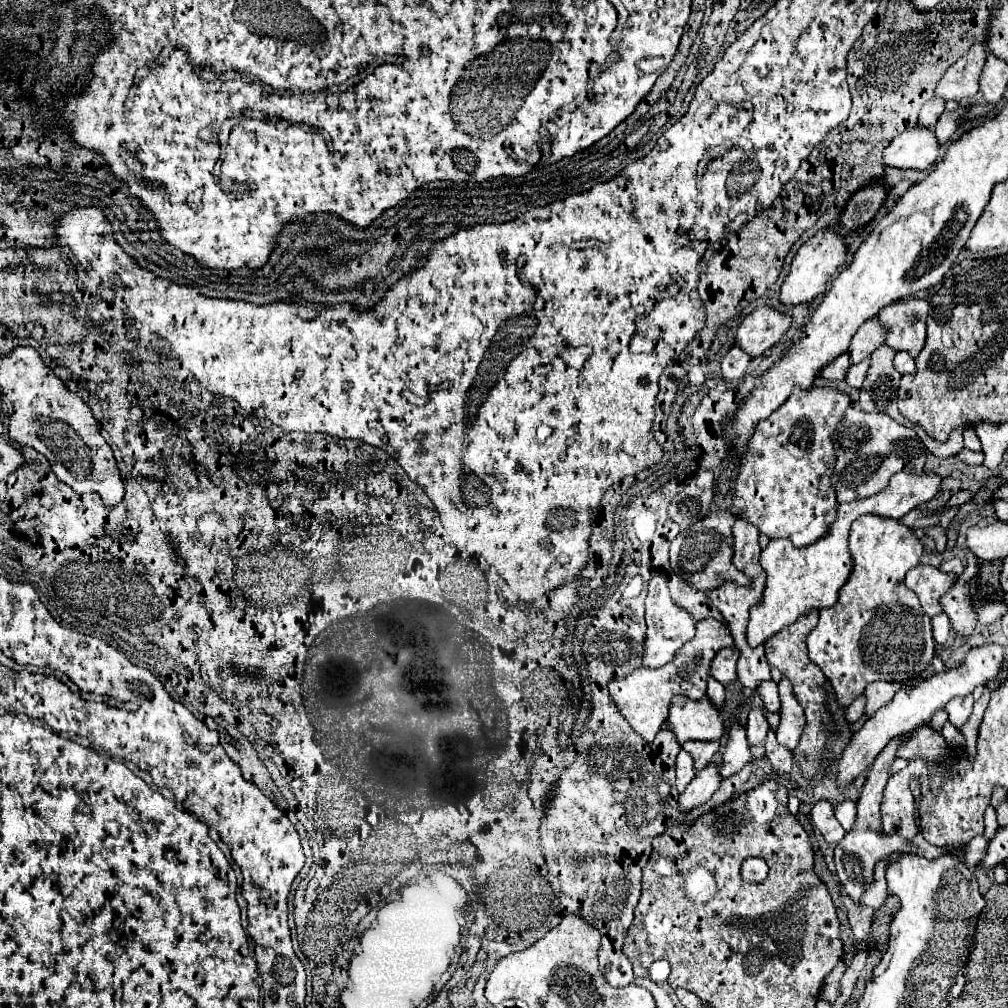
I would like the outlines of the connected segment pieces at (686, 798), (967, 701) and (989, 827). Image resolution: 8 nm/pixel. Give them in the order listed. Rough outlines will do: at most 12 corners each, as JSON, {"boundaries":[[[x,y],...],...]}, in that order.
{"boundaries":[[[719,764],[699,770],[679,798],[681,808],[707,802],[721,786]],[[973,696],[955,698],[945,712],[957,730],[969,720]],[[995,808],[985,810],[985,832],[991,838],[999,824]]]}

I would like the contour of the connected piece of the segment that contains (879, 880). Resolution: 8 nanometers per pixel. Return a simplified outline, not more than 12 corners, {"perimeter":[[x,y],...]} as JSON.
{"perimeter":[[889,858],[879,862],[875,872],[875,884],[867,888],[863,904],[881,908],[889,890],[885,870]]}

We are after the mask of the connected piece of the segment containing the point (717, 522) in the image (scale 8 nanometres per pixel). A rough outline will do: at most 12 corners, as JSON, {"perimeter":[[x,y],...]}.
{"perimeter":[[731,510],[671,544],[671,568],[699,590],[749,578],[733,566]]}

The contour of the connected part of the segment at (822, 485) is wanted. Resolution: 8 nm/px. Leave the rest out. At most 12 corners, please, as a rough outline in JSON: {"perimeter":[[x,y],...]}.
{"perimeter":[[795,388],[743,452],[739,518],[805,548],[837,518],[849,394]]}

